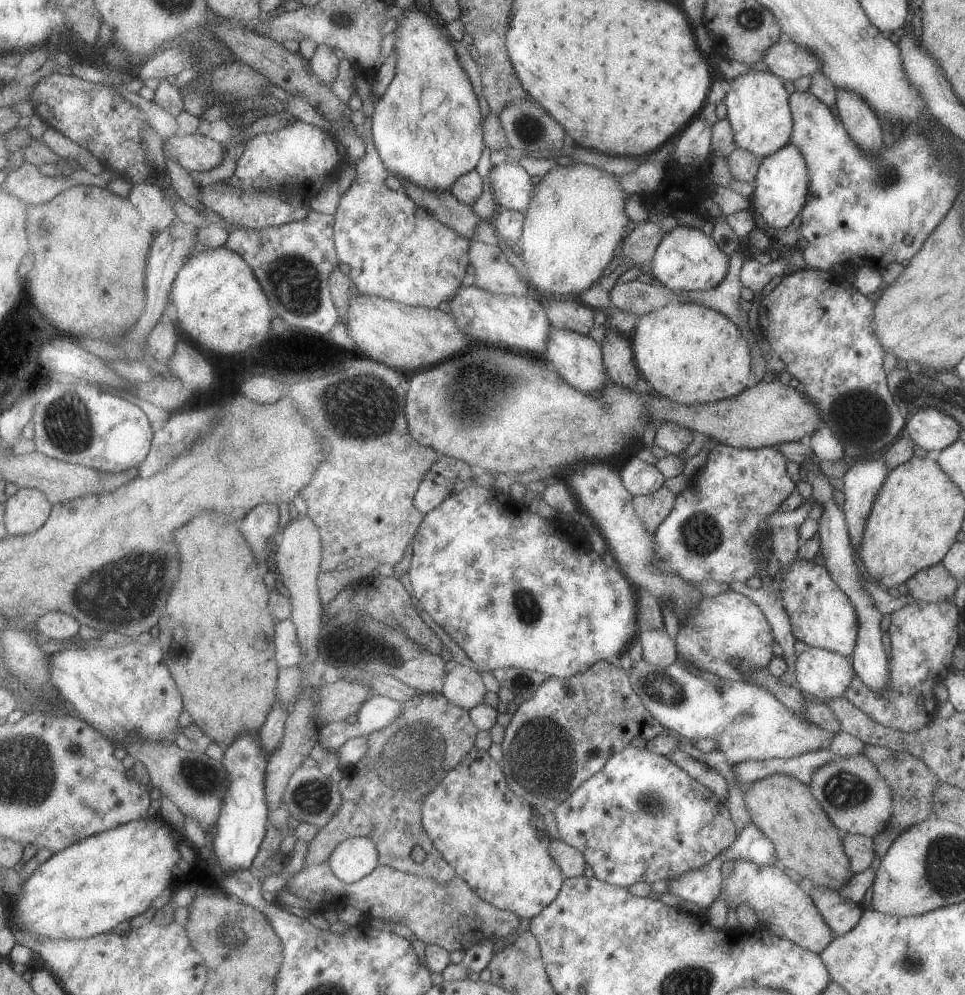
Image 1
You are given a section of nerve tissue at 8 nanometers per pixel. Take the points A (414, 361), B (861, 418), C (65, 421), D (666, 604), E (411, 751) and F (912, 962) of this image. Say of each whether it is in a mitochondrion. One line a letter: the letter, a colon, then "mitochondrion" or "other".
A: other
B: mitochondrion
C: mitochondrion
D: other
E: mitochondrion
F: mitochondrion

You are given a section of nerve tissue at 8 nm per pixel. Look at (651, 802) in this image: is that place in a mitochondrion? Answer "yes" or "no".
yes

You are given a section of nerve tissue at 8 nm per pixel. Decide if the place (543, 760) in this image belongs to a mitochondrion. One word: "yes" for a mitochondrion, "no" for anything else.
yes

